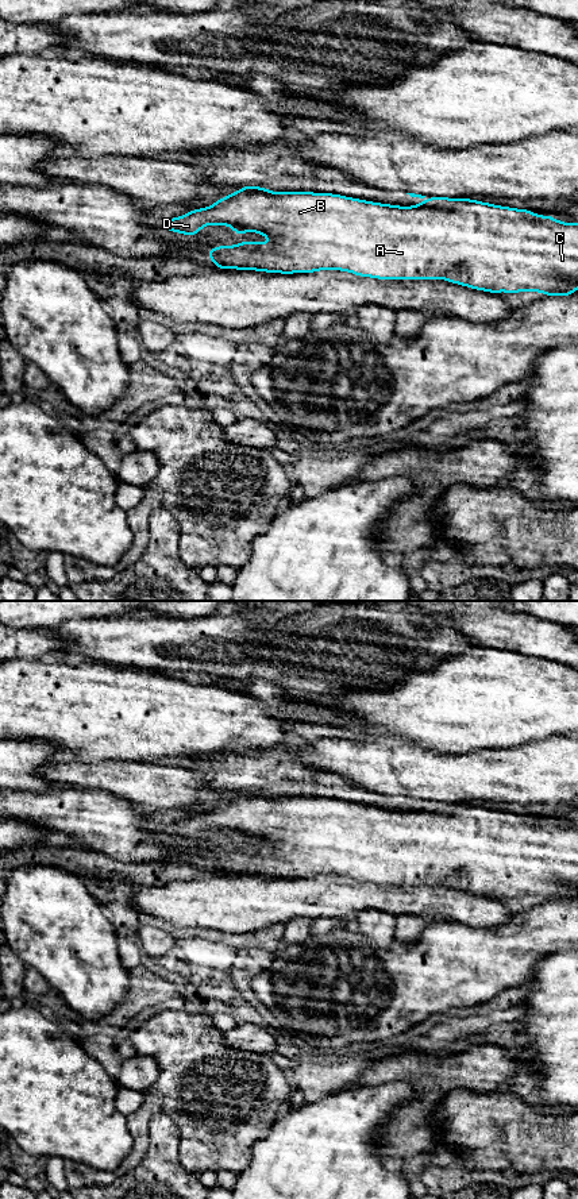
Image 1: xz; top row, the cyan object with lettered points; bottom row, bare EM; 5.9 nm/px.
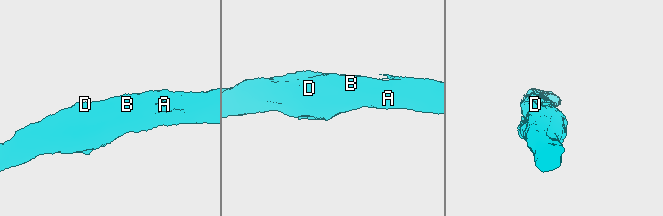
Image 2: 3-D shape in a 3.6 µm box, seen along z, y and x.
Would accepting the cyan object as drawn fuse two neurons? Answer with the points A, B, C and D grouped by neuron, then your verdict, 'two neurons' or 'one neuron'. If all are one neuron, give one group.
A B C D; one neuron

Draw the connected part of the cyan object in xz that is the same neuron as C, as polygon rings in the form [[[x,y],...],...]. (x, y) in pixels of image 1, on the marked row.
[[[246,184],[208,208],[192,209],[184,216],[161,220],[159,225],[181,235],[200,235],[200,228],[209,224],[230,225],[232,232],[240,236],[244,236],[244,231],[253,231],[273,240],[267,244],[246,240],[234,246],[209,248],[207,258],[215,262],[215,269],[281,274],[342,270],[377,279],[447,279],[451,284],[489,293],[540,292],[544,296],[573,296],[578,289],[578,223],[562,223],[552,216],[539,216],[529,209],[501,207],[471,198],[425,198],[425,204],[400,207],[332,193],[271,192]]]

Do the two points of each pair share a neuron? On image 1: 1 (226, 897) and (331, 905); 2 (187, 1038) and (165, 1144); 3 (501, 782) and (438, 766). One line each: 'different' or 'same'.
1: same
2: different
3: same

